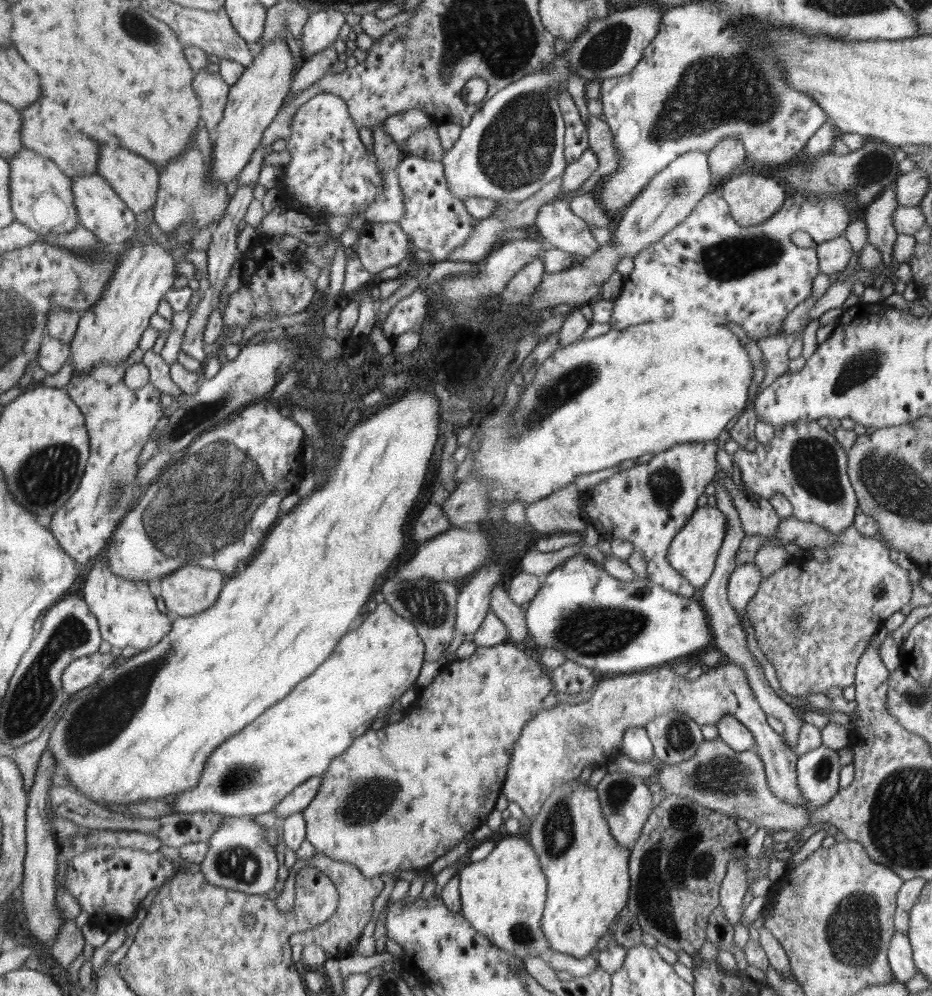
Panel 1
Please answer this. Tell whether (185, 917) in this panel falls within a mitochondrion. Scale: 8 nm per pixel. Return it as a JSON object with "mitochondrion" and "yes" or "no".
{"mitochondrion":"no"}

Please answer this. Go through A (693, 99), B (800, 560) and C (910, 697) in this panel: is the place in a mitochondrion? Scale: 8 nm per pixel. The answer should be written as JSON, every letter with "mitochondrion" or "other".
{"A":"mitochondrion","B":"other","C":"mitochondrion"}

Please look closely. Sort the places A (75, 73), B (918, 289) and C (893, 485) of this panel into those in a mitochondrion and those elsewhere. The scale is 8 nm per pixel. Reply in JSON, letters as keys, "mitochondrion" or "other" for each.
{"A":"other","B":"other","C":"mitochondrion"}

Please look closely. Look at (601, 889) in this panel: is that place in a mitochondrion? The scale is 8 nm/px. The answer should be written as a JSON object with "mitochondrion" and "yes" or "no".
{"mitochondrion":"no"}

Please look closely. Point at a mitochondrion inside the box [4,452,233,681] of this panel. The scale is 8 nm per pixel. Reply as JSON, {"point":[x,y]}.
{"point":[115,490]}

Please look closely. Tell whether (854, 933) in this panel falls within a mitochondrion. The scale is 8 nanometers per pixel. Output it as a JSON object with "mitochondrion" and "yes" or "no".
{"mitochondrion":"yes"}

